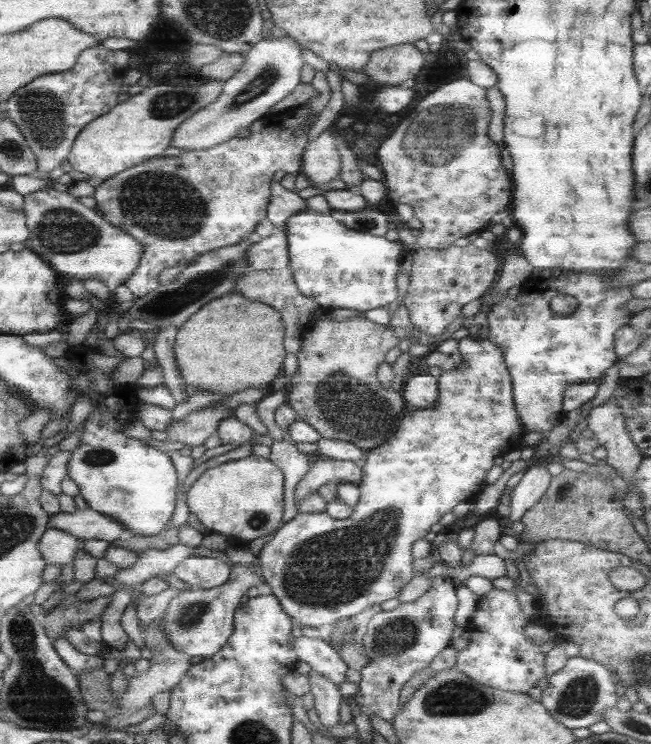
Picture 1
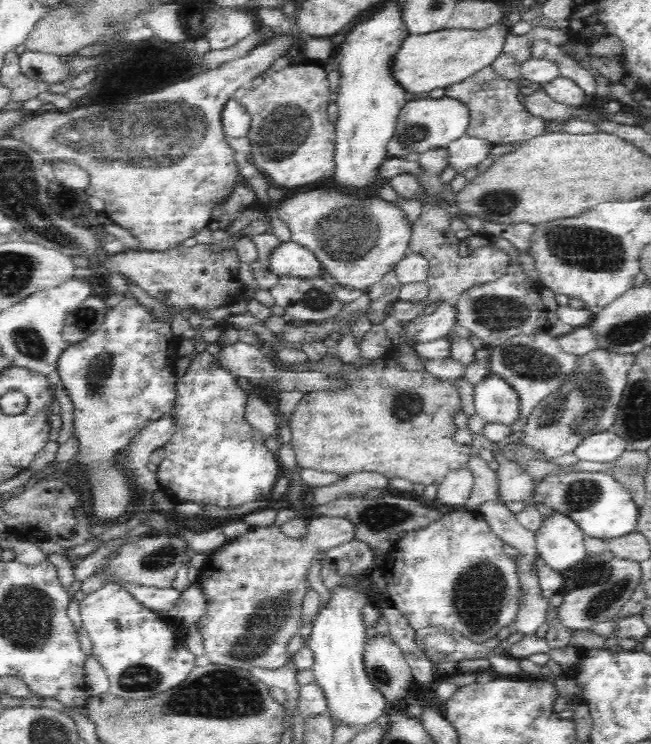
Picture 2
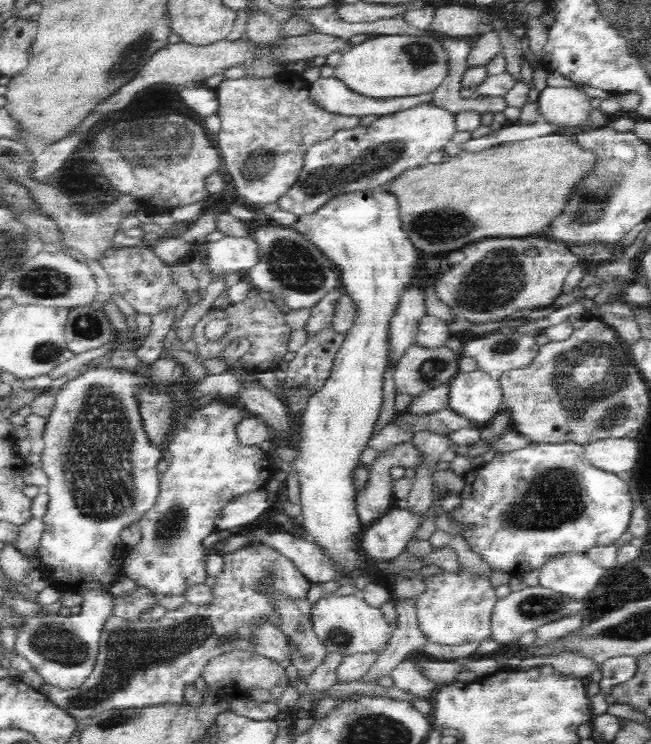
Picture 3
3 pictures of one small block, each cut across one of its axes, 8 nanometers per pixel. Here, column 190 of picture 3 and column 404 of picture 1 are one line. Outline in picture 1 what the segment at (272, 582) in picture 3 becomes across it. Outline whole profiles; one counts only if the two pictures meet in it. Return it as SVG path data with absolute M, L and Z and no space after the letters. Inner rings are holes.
M438 576L430 578L427 590L413 602L398 604L389 612L376 612L369 619L361 643L370 661L359 670L358 689L352 696L360 708L359 714L391 722L399 710L398 694L403 684L450 645L455 611L456 587L453 578Z

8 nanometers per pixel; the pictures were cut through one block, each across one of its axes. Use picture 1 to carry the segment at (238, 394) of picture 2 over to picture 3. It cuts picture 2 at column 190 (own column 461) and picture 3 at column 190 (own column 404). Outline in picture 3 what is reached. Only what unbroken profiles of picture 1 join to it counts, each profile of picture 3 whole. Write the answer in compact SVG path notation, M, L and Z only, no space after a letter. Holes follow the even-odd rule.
M217 398L206 406L194 408L174 438L165 445L168 470L160 474L159 494L154 506L137 523L140 542L124 556L121 568L124 576L134 580L153 594L184 594L188 584L204 582L206 550L200 547L202 540L216 530L216 518L220 511L236 498L263 489L278 470L270 455L256 444L243 444L238 438L238 426L244 420L244 412L230 398Z

